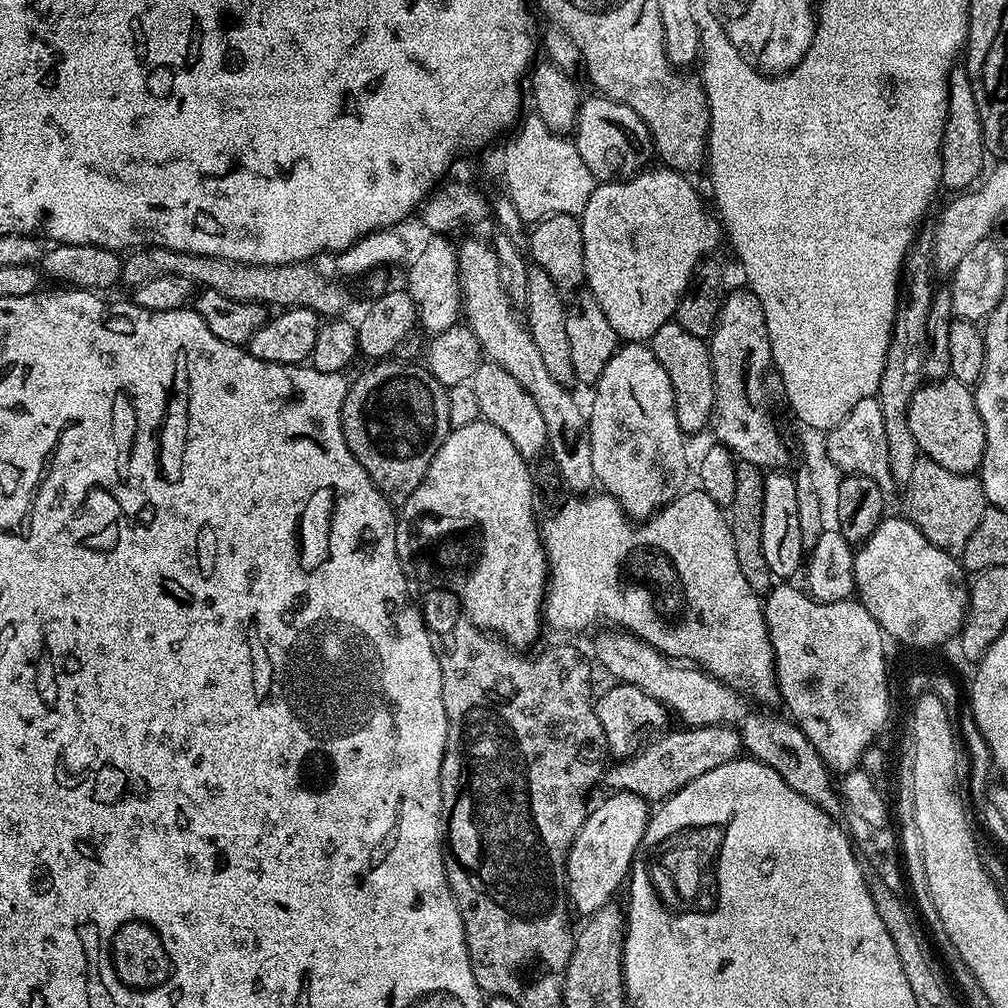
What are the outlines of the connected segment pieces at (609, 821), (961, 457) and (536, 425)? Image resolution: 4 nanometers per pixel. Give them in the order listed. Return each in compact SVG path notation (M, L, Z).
M613 791L608 795L612 796L606 797L597 808L595 805L589 811L568 851L568 902L584 918L609 904L619 888L621 891L650 819L649 801L642 799L638 793Z
M951 378L921 384L914 398L910 398L908 417L914 442L927 459L963 476L979 469L984 461L986 434L973 389L969 385Z
M491 362L481 363L470 383L474 395L478 397L478 410L481 417L498 426L498 430L502 430L506 438L514 442L518 454L533 458L532 456L538 455L540 451L542 453L545 451L548 439L546 426L542 422L542 410L534 406L534 398L530 398L530 394L526 394L526 390L522 390L520 383L510 378L510 374L506 374L506 370Z

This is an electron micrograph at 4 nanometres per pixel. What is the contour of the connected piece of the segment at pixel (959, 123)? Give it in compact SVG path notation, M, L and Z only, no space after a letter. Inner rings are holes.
M964 66L953 68L952 73L948 75L948 113L942 134L940 157L942 158L940 183L945 189L949 188L949 193L952 194L960 194L971 189L985 171L986 149L982 118L978 114L978 106L974 102L974 86L968 77L968 69Z

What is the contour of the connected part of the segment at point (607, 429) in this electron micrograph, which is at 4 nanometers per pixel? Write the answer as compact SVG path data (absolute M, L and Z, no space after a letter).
M624 342L617 347L616 353L597 378L594 391L596 397L588 412L588 429L596 484L604 487L601 489L620 503L621 513L627 514L633 521L643 522L680 495L685 487L684 479L688 476L688 452L684 449L686 434L678 426L670 374L660 365L647 343Z

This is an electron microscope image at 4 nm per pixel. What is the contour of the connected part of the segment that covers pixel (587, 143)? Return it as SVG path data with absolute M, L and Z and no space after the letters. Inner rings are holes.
M592 94L581 103L576 114L574 143L590 174L600 182L629 180L637 172L645 171L647 160L654 156L652 135L648 133L646 122L642 122L630 106L609 100L603 94Z

